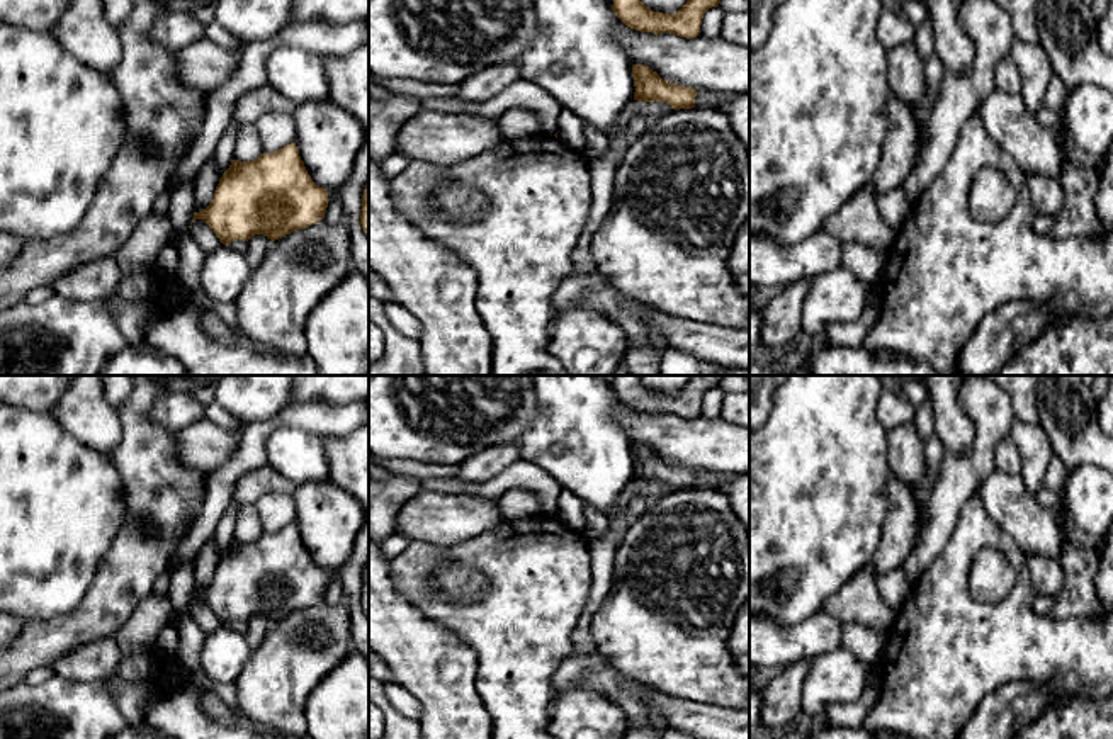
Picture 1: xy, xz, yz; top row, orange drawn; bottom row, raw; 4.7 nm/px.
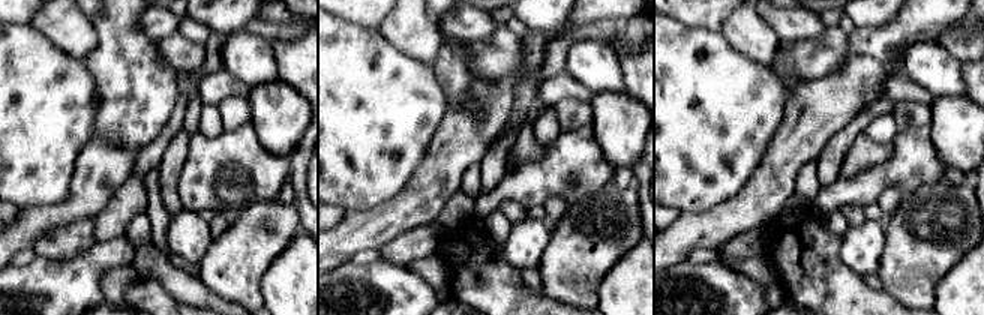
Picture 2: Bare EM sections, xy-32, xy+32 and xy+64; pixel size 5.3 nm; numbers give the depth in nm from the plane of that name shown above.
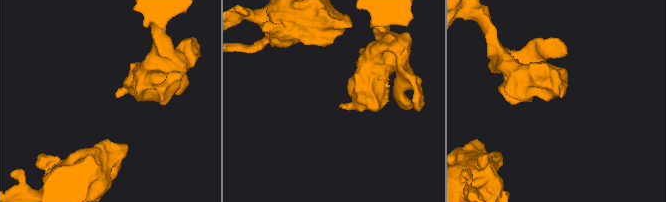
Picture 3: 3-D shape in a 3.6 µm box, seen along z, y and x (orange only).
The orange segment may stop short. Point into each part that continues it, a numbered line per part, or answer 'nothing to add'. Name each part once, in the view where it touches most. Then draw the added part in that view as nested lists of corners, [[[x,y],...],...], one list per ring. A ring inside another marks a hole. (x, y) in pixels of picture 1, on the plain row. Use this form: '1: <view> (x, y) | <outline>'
nothing to add

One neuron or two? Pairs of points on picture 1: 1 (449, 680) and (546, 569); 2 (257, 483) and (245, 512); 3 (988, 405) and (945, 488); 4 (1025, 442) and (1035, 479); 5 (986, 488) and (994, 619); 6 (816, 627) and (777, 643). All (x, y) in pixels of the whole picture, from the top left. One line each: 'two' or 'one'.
1: two
2: two
3: one
4: one
5: two
6: one

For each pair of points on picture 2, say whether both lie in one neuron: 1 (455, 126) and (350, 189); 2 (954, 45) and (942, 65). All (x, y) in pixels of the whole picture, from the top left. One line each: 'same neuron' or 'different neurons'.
1: different neurons
2: different neurons

